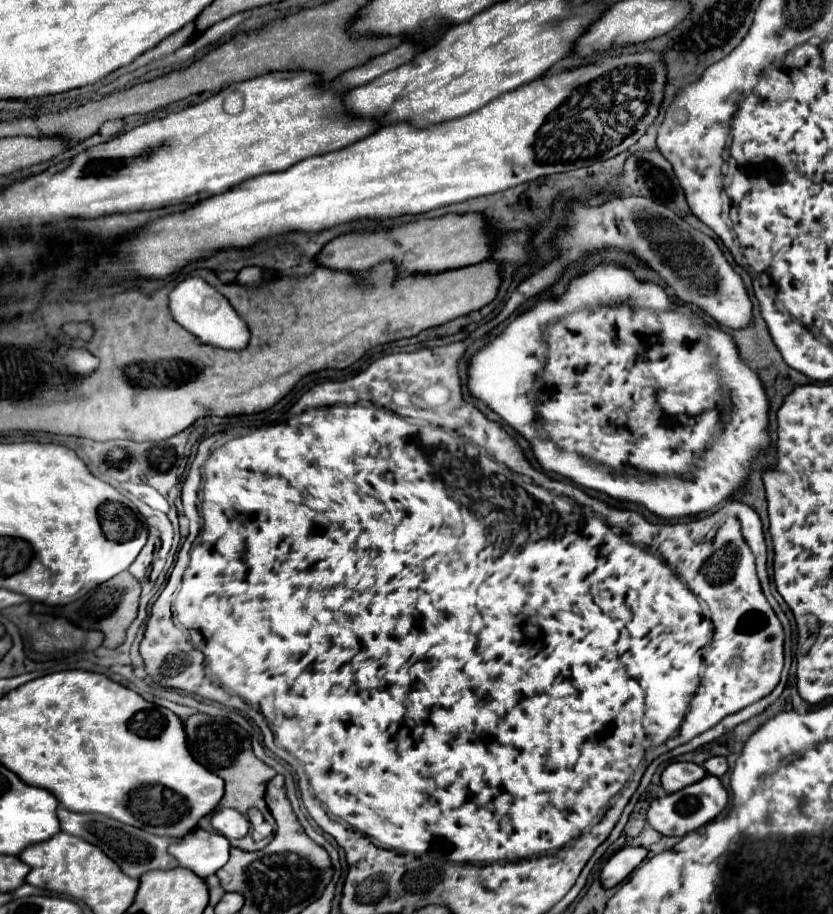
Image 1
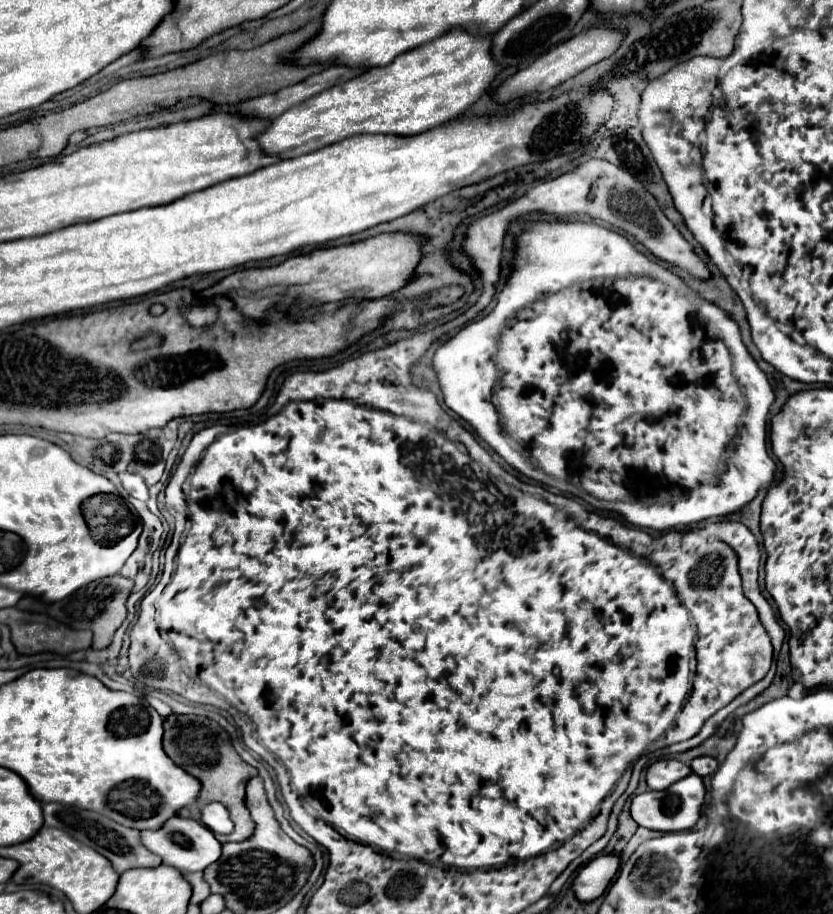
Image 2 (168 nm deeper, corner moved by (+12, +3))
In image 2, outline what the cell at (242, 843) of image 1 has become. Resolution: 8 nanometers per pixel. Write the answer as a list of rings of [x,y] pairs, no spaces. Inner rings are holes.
[[[172,714],[164,720],[162,746],[164,746],[164,752],[174,760],[174,764],[184,768],[188,774],[198,778],[202,784],[202,790],[200,790],[196,802],[182,808],[178,814],[186,816],[186,818],[198,818],[198,812],[202,806],[206,806],[210,802],[220,802],[228,808],[232,822],[234,822],[234,832],[228,834],[224,840],[226,842],[242,842],[242,840],[250,838],[254,832],[254,822],[244,804],[244,788],[246,788],[246,782],[258,774],[258,770],[254,766],[246,764],[236,754],[226,730],[220,728],[214,720],[208,720],[204,716]]]

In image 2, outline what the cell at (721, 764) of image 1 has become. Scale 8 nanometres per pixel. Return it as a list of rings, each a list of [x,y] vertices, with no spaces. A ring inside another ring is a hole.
[[[700,756],[700,758],[694,758],[694,760],[692,760],[690,768],[692,768],[694,774],[698,774],[698,776],[704,778],[704,776],[710,776],[710,774],[716,772],[718,762],[716,762],[716,758],[712,758],[712,756]]]

